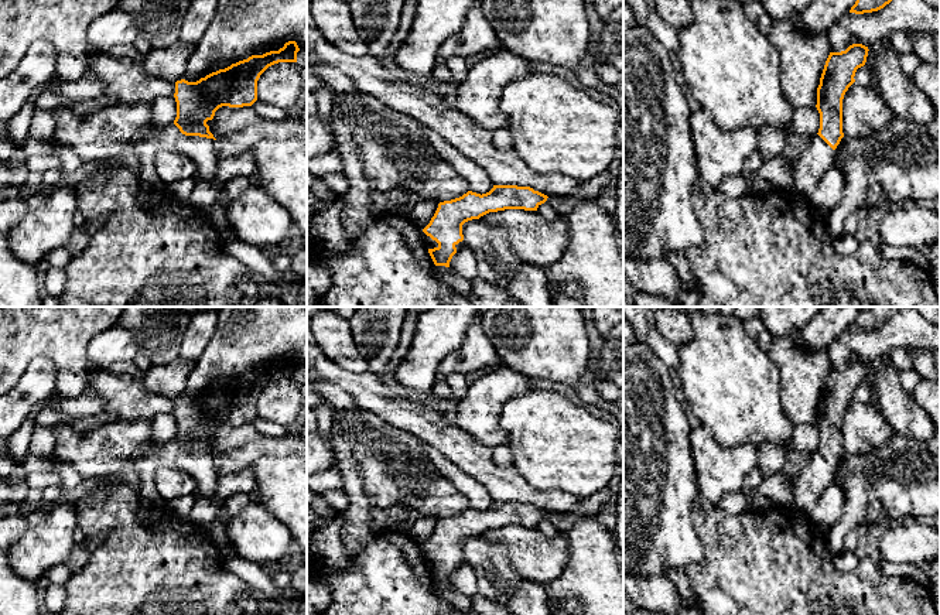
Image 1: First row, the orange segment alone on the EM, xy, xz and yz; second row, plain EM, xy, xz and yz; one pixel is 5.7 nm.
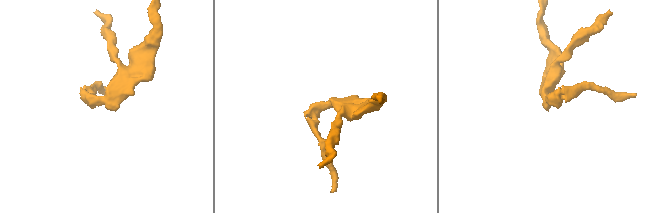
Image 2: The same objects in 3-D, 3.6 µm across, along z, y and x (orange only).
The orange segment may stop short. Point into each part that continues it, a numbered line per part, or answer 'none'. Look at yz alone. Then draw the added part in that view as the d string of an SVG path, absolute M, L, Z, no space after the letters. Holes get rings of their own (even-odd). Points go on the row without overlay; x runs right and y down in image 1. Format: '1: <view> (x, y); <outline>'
1: yz (817, 474); M818 452L809 455L804 468L797 474L792 508L813 519L826 488L834 484L834 467Z

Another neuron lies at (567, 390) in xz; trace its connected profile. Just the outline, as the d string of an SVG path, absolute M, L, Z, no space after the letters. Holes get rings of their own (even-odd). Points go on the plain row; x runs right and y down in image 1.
M531 379L531 385L534 389L551 390L551 392L560 393L560 394L565 396L567 399L575 402L574 387L570 385L551 382L547 379Z

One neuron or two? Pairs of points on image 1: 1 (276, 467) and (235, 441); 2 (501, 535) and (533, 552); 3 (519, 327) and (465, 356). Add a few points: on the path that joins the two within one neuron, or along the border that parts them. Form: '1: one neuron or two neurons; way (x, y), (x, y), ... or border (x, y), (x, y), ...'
1: two neurons; border (291, 453), (260, 455), (250, 465)
2: one neuron; way (509, 536), (525, 546)
3: two neurons; border (477, 321), (494, 347), (501, 365)

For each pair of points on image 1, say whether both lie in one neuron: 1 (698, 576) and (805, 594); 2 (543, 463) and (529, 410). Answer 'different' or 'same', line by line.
1: same
2: same

